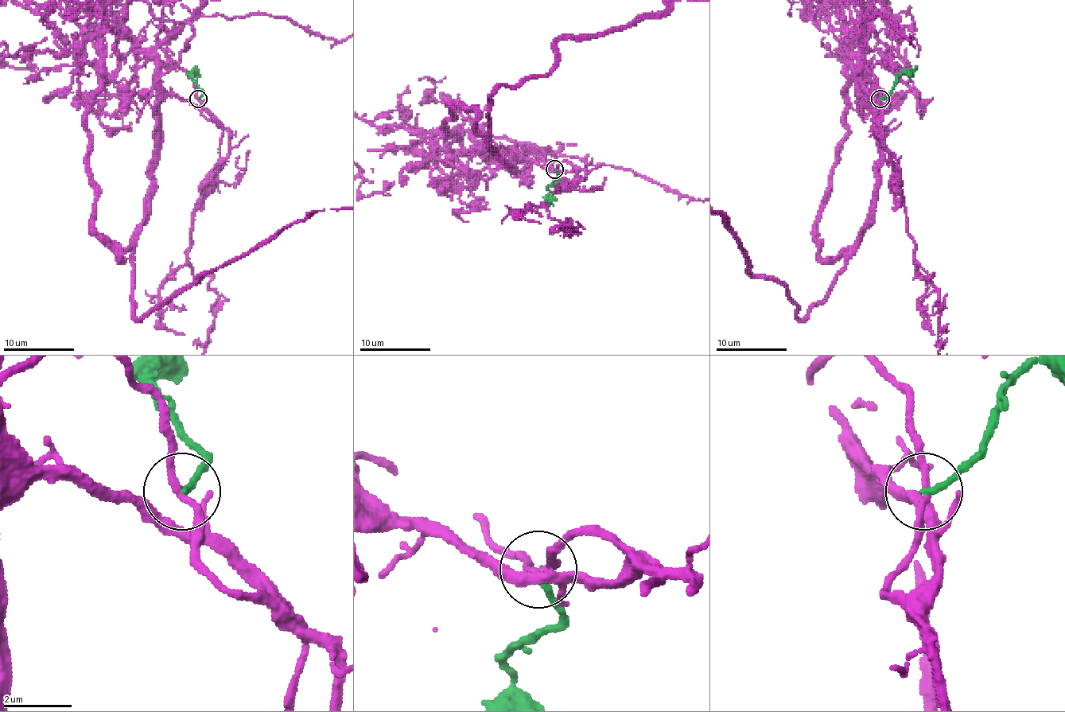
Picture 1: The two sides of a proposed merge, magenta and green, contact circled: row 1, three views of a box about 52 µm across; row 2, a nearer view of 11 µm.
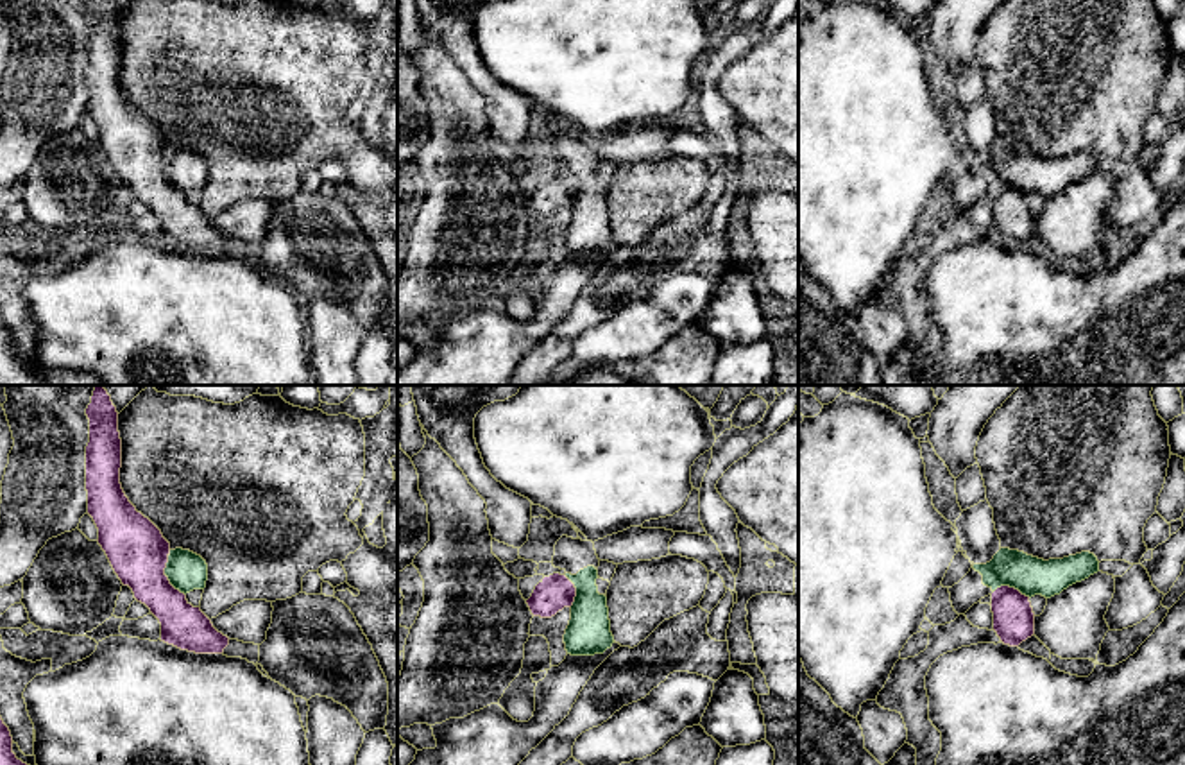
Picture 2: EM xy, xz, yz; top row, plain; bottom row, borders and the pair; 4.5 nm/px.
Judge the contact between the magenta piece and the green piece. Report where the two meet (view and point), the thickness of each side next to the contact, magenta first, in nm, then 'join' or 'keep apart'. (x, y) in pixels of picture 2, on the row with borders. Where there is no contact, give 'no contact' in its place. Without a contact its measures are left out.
xy (167, 577) | 260/170 nm | keep apart

